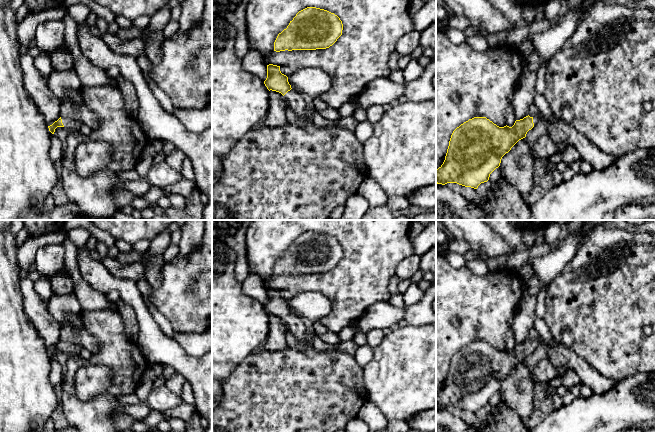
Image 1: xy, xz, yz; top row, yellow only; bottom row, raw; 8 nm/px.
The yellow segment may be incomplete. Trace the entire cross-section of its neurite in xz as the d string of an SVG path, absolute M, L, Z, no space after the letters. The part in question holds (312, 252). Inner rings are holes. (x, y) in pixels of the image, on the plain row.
M307 231L278 258L274 275L316 274L332 270L342 259L340 242L327 234Z

